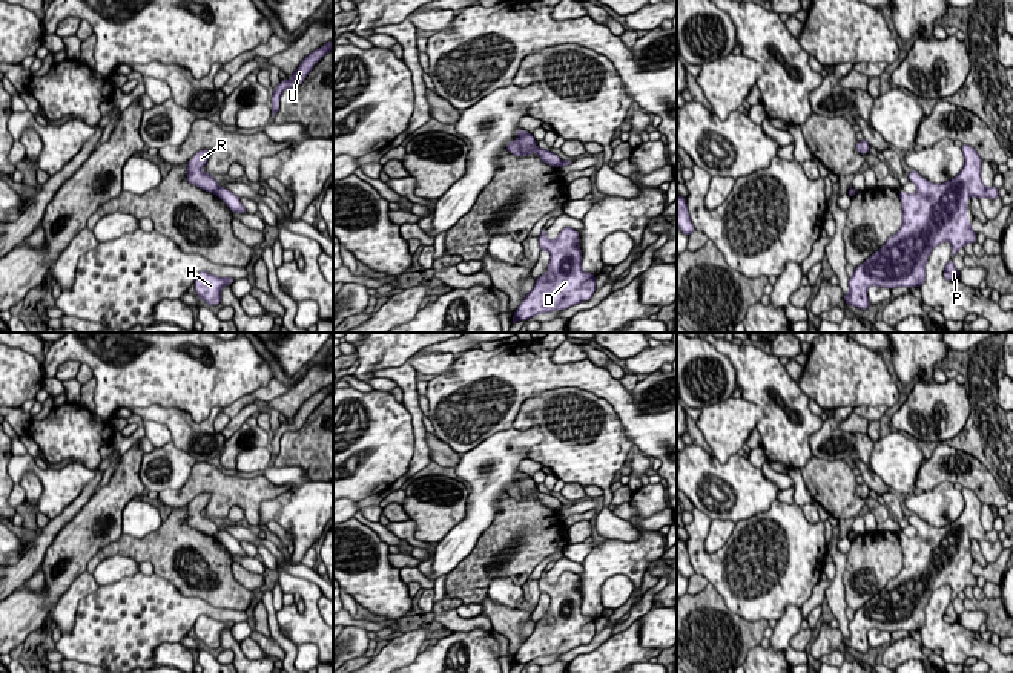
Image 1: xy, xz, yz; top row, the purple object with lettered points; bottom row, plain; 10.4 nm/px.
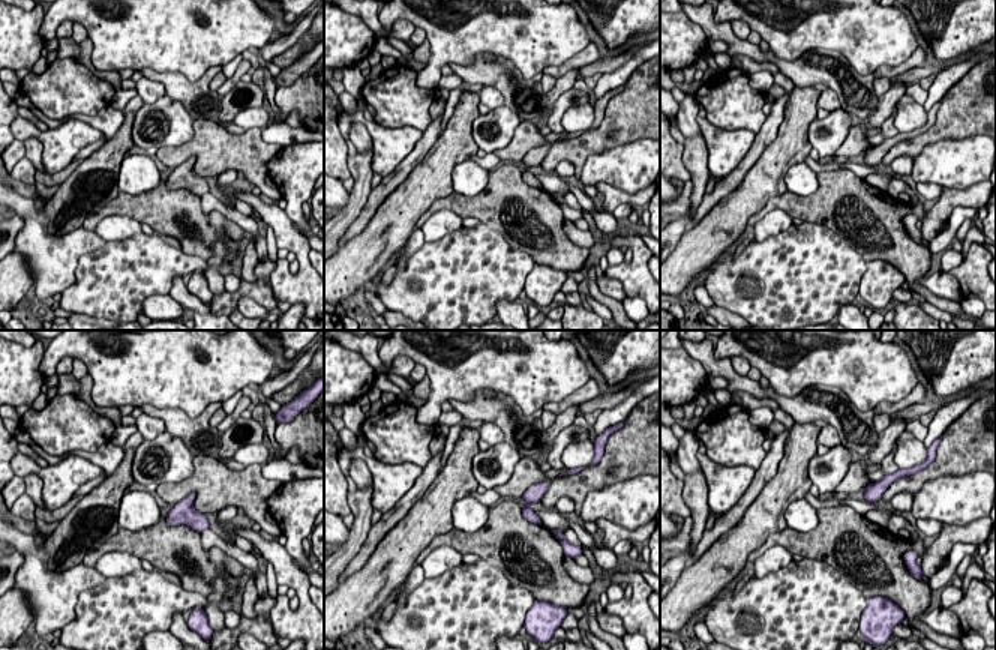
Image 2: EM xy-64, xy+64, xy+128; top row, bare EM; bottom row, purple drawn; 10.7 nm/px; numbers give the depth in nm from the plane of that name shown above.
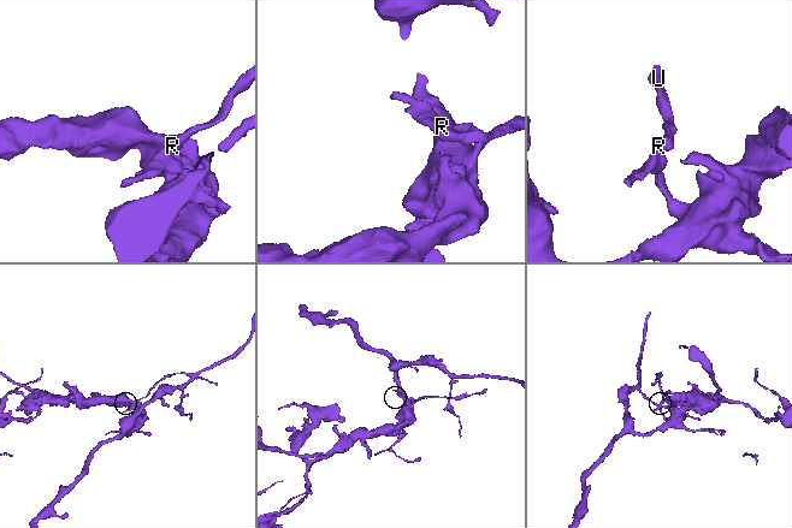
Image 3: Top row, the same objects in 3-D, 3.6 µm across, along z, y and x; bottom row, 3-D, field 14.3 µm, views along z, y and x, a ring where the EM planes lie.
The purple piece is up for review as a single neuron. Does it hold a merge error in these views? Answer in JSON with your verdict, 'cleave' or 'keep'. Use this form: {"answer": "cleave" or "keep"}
{"answer": "cleave"}

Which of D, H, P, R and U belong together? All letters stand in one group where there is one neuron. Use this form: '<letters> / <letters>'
D H P / R U

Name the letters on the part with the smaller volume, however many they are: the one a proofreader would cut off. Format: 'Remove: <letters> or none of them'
Remove: R, U

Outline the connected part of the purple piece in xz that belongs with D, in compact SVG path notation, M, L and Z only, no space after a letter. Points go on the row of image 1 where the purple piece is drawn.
M566 227L549 241L546 228L542 228L539 245L549 253L548 273L536 279L536 285L514 311L511 325L540 313L566 310L589 300L596 291L596 274L582 270L579 231Z

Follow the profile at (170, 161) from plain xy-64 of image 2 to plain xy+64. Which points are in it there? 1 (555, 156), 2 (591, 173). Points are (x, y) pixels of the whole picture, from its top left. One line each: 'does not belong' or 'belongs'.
1: belongs
2: does not belong

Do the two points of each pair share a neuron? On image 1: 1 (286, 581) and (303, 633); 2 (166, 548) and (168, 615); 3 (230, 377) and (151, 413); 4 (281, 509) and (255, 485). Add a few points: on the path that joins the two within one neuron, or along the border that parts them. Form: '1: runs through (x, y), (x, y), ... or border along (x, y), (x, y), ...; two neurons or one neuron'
1: runs through (301, 589), (310, 598), (310, 618); one neuron
2: border along (154, 574), (168, 578), (184, 595), (197, 598); two neurons
3: border along (129, 407), (177, 407), (197, 422); two neurons
4: border along (290, 486), (261, 503), (260, 525); two neurons

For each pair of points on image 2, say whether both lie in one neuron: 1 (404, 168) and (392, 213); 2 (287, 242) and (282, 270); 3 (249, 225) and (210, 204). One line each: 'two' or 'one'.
1: two
2: one
3: one

